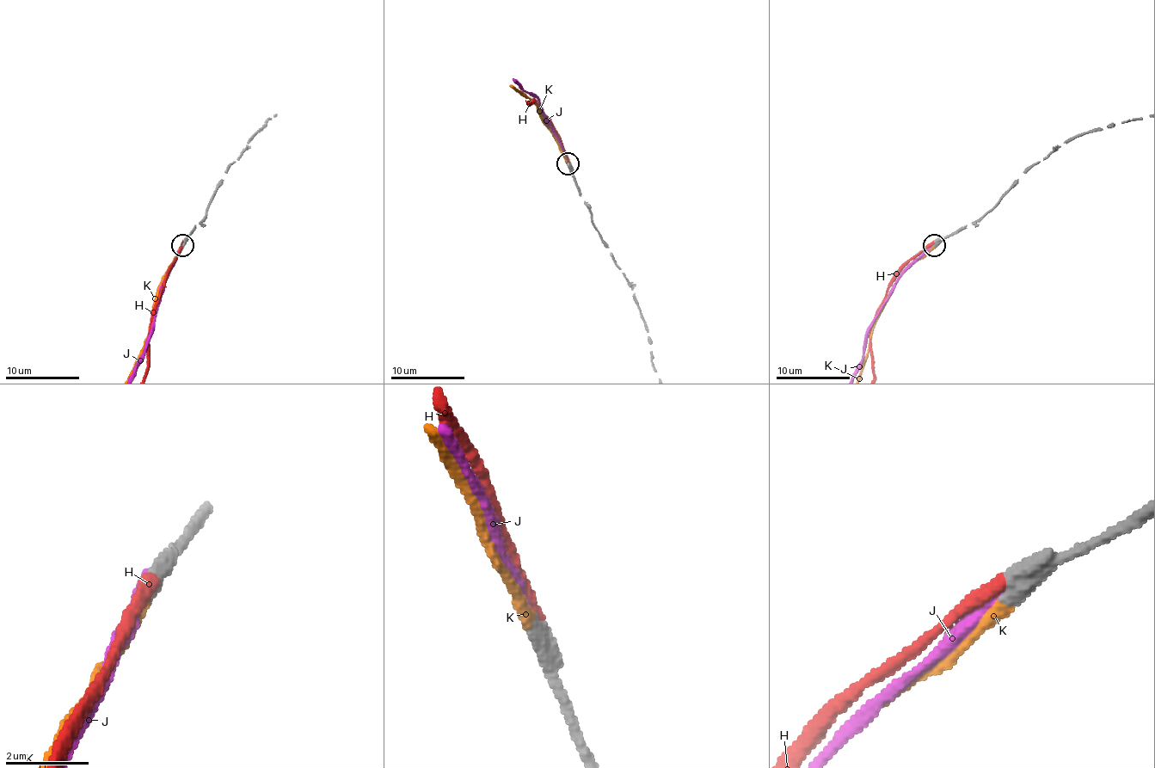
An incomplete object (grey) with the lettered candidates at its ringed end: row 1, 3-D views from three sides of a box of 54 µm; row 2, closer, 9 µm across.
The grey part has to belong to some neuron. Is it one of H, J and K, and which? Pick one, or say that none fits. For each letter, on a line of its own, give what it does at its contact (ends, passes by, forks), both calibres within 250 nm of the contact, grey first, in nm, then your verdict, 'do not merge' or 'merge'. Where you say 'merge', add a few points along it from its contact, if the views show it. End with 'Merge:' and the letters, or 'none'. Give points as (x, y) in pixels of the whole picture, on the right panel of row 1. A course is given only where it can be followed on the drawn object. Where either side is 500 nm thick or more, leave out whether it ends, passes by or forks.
H: 500/360 nm | do not merge
J: 550/260 nm | do not merge
K: it ends | 440/320 nm | merge
Merge: K

